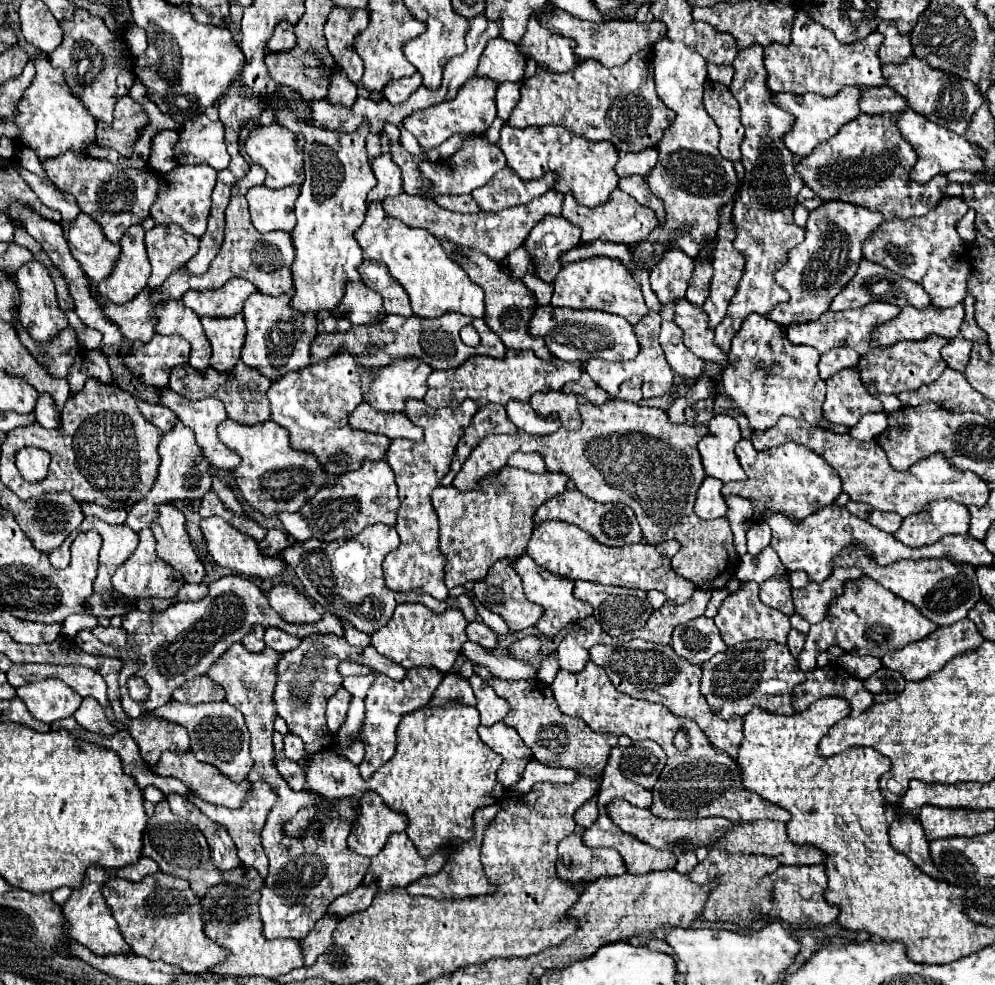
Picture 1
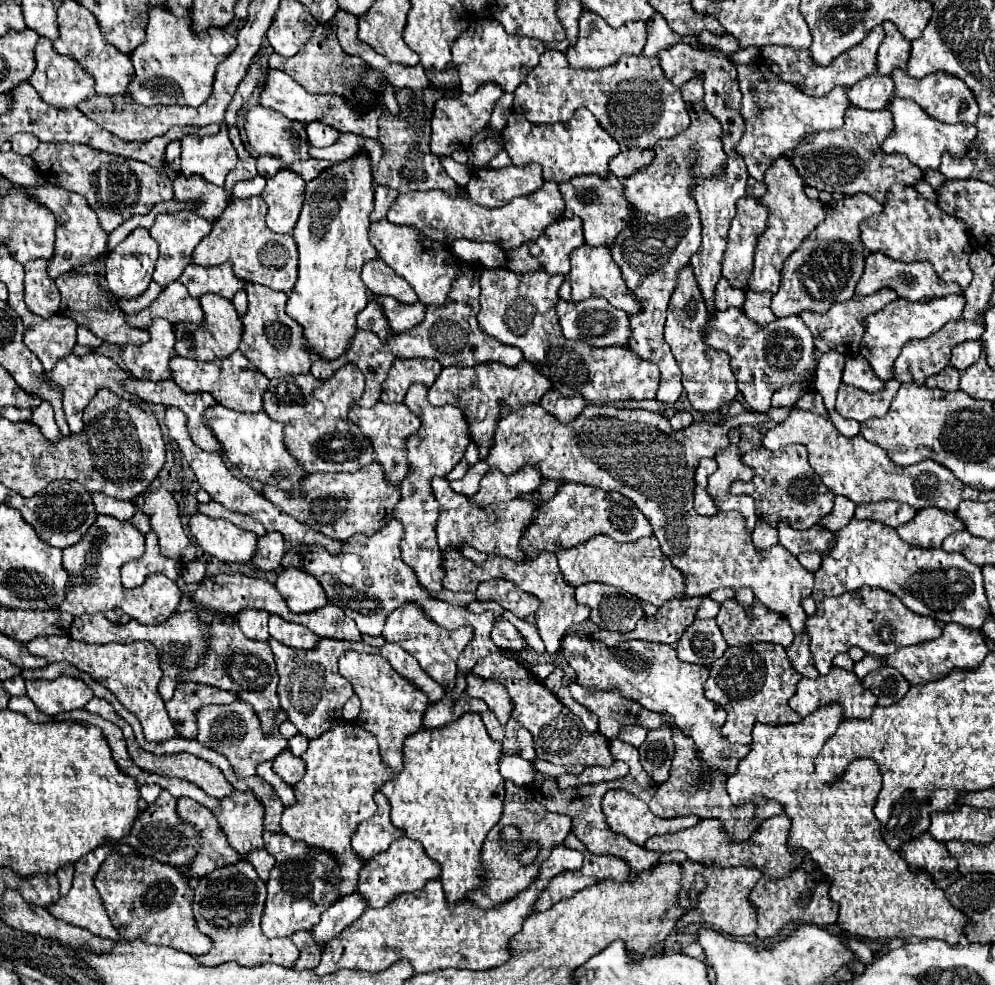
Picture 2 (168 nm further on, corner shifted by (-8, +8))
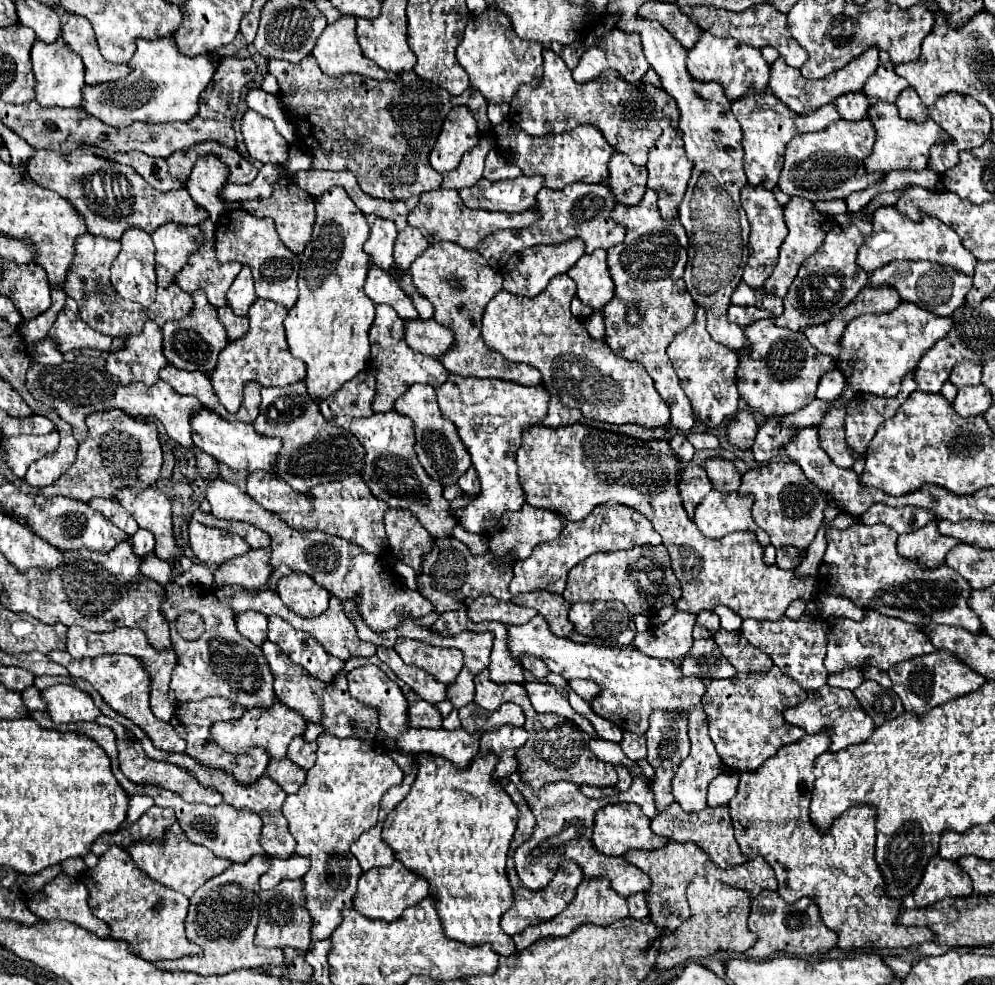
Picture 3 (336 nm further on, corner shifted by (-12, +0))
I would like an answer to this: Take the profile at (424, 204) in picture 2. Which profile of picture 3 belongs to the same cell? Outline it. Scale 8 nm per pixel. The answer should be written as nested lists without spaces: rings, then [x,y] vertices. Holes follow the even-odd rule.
[[[432,190],[432,192],[424,192],[420,196],[418,206],[408,214],[408,224],[418,228],[422,232],[422,236],[432,244],[432,242],[454,242],[466,250],[476,250],[478,244],[494,234],[496,230],[518,230],[524,226],[530,226],[532,222],[536,222],[540,218],[540,210],[532,208],[520,214],[508,214],[508,212],[486,212],[486,210],[472,210],[468,206],[464,206],[464,202],[460,202],[460,194],[456,190]]]

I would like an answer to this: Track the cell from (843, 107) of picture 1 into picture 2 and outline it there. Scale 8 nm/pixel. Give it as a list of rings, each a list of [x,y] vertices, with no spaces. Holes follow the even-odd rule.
[[[762,62],[756,64],[738,64],[738,86],[742,92],[742,106],[740,114],[746,122],[746,130],[742,140],[738,142],[738,154],[748,166],[748,174],[762,182],[764,172],[768,166],[780,158],[786,156],[794,146],[800,142],[804,134],[810,134],[812,130],[834,130],[842,126],[844,112],[848,110],[848,96],[846,88],[836,86],[836,90],[830,90],[822,98],[806,96],[804,92],[796,90],[794,86],[788,86],[788,82],[780,82],[772,70],[768,70]]]

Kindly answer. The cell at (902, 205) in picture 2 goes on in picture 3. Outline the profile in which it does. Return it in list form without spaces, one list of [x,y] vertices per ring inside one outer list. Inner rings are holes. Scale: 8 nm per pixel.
[[[892,204],[892,206],[880,206],[874,212],[872,226],[874,232],[860,246],[858,260],[856,260],[858,266],[864,268],[868,274],[872,274],[876,268],[882,268],[892,260],[932,260],[942,266],[952,266],[954,270],[960,270],[960,274],[964,276],[974,274],[976,258],[962,246],[960,236],[938,218],[924,216],[920,222],[914,222],[906,214],[900,214],[896,204]]]

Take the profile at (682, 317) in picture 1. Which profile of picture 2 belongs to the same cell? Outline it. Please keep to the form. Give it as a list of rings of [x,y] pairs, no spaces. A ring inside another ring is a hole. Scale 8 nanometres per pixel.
[[[728,308],[710,316],[710,334],[706,342],[712,348],[730,354],[732,372],[738,380],[738,390],[754,412],[768,412],[772,408],[772,394],[784,386],[804,382],[816,370],[812,332],[800,322],[800,316],[778,318],[768,326],[758,326],[742,308]]]

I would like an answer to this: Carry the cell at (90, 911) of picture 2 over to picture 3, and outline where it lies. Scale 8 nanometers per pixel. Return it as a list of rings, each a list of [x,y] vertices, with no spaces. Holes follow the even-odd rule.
[[[64,872],[54,882],[50,882],[44,892],[36,894],[28,902],[28,908],[44,920],[64,920],[96,932],[100,938],[110,936],[108,924],[100,922],[88,906],[88,890],[84,882],[70,878]]]

